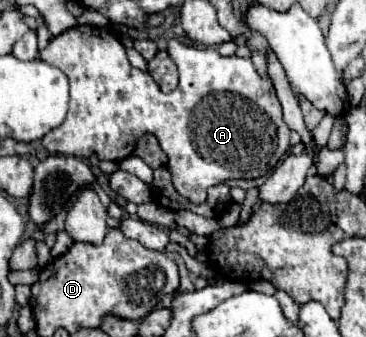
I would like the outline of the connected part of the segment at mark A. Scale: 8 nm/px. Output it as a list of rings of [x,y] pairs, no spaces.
[[[77,25],[53,37],[49,45],[39,51],[39,59],[67,75],[71,99],[65,121],[41,139],[43,147],[49,153],[75,155],[83,159],[95,153],[99,159],[119,163],[133,153],[141,135],[153,133],[169,157],[167,167],[173,175],[175,189],[193,203],[203,203],[207,189],[223,183],[225,179],[257,179],[267,175],[289,149],[289,127],[283,121],[281,103],[275,97],[271,79],[259,77],[249,59],[241,59],[237,55],[221,57],[213,47],[195,49],[172,39],[168,42],[167,51],[179,74],[177,89],[171,93],[163,93],[149,73],[135,69],[127,59],[123,43],[107,29]]]

